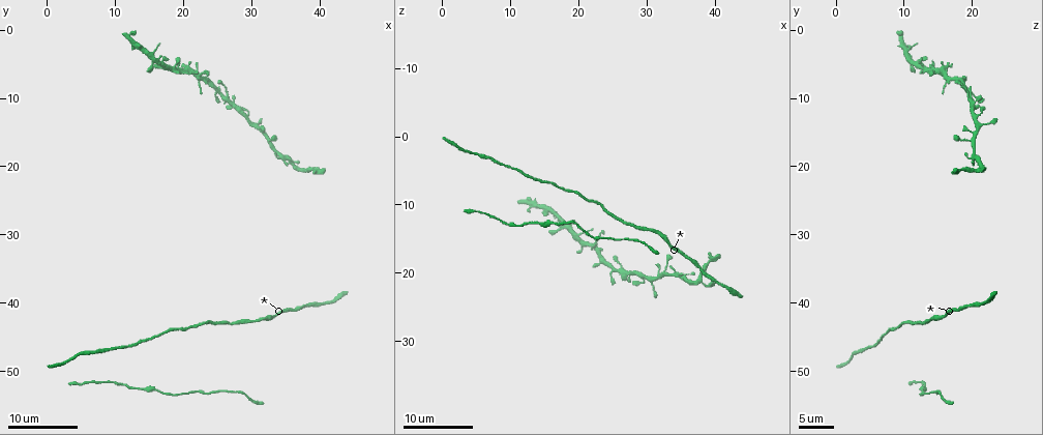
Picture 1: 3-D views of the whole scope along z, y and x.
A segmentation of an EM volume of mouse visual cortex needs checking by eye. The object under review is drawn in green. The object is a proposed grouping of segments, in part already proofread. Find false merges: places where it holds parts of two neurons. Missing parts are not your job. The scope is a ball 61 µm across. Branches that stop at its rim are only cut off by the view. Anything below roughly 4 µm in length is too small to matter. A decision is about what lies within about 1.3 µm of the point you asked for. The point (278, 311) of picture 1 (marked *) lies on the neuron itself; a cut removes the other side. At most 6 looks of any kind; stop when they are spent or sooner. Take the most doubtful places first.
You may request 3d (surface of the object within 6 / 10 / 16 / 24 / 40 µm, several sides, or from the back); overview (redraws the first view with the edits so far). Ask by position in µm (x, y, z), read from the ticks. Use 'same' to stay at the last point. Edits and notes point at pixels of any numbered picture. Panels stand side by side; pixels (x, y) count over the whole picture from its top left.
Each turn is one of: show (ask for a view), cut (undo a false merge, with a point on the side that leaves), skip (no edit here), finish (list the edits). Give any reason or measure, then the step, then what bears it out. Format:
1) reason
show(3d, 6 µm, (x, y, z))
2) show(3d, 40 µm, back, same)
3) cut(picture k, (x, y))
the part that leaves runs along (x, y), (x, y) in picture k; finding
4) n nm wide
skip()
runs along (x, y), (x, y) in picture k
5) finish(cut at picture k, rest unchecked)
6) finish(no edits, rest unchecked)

thick turns thin
show(3d, 24 µm, (14.5, 45.5, 6.5))

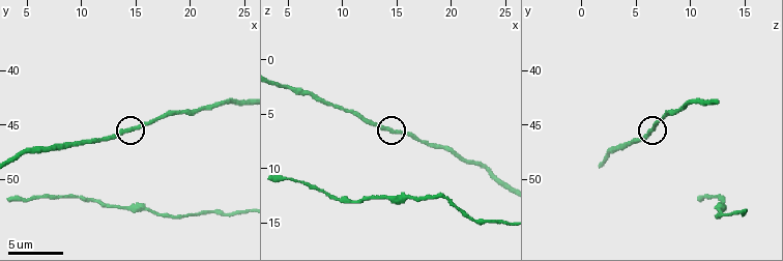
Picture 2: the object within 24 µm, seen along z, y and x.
show(3d, 6 µm, (14.8, 45.4, 6.6))

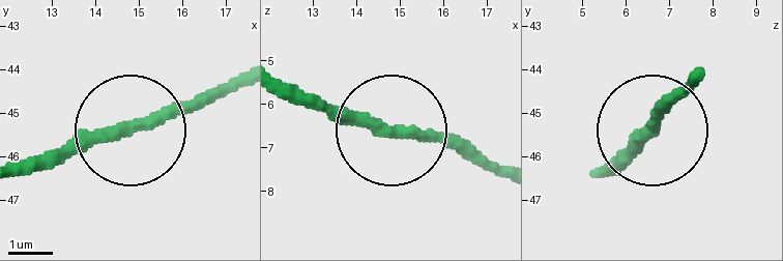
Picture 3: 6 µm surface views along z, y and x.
270 nm wide
skip()
runs along (243, 82), (187, 111), (21, 164) in picture 3; all the same neuron

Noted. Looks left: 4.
looks like a crossing
show(3d, 24 µm, (18.0, 5.5, 13.0))

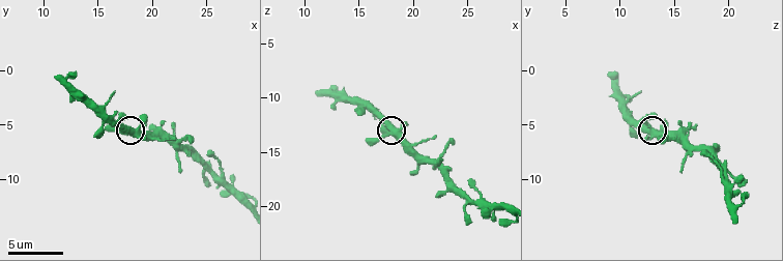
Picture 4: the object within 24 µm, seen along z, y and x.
show(3d, 6 µm, (18.0, 5.6, 13.0))

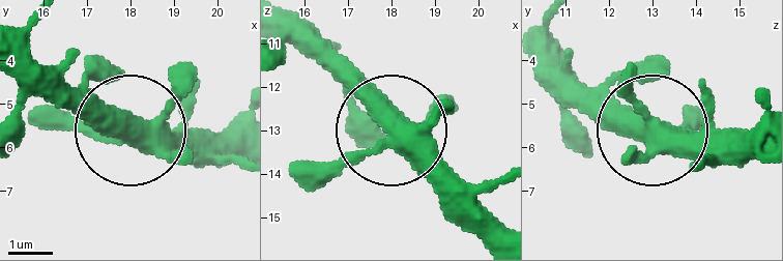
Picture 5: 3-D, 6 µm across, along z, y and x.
420 nm wide
skip()
one neuron here

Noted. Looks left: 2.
show(3d, 16 µm, (7.6, 47.2, 3.8))

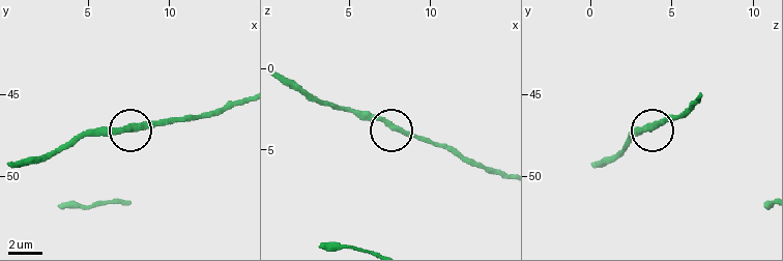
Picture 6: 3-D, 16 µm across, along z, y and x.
show(3d, 16 µm, back, (7.7, 47.2, 3.7))

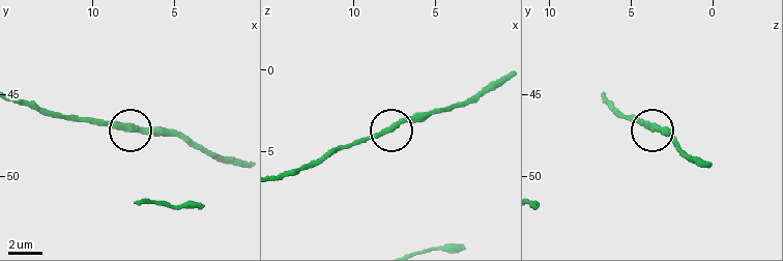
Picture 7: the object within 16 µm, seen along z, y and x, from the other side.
skip()
runs along (18, 99), (76, 120), (167, 128) in picture 7; all the same neuron

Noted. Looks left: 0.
finish(no edits, rest unchecked)

